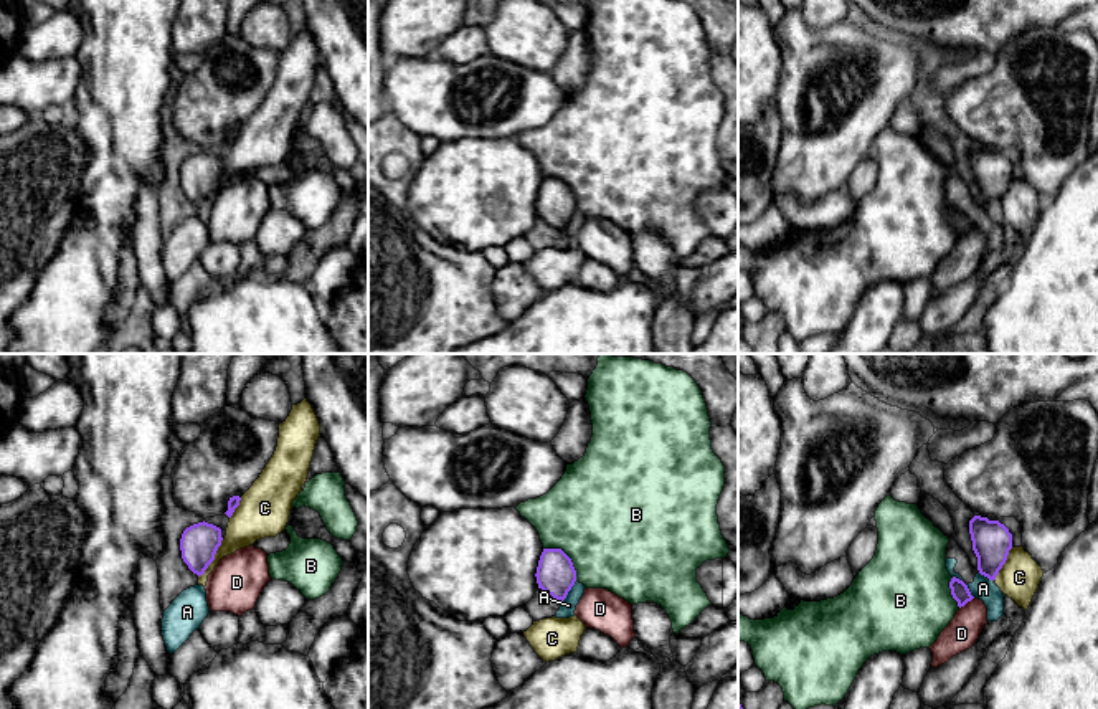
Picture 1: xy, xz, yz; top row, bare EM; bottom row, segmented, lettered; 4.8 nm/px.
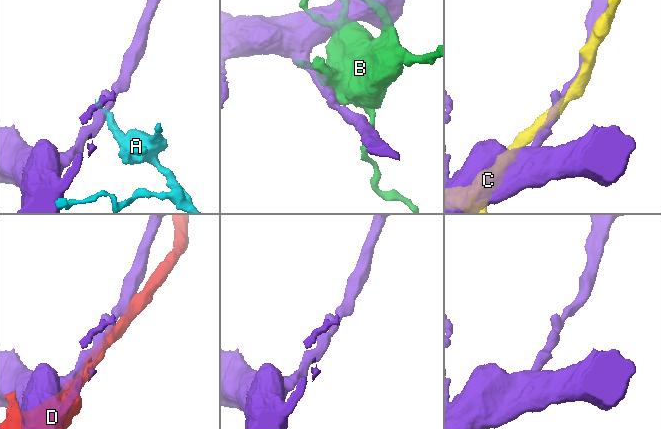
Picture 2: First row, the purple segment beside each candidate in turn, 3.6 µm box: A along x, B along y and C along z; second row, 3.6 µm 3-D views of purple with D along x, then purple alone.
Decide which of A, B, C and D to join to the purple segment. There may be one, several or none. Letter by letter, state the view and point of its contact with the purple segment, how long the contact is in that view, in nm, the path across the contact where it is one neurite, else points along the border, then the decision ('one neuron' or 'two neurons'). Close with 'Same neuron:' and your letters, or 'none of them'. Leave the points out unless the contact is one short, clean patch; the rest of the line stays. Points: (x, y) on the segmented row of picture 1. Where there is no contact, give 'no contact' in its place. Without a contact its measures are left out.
A: contact xz (568, 590); length 130 nm; two neurons
B: contact xz (568, 557); length 240 nm; two neurons
C: contact xy (213, 559); length 220 nm; two neurons
D: contact yz (966, 602); length 100 nm; two neurons
Same neuron: none of them

